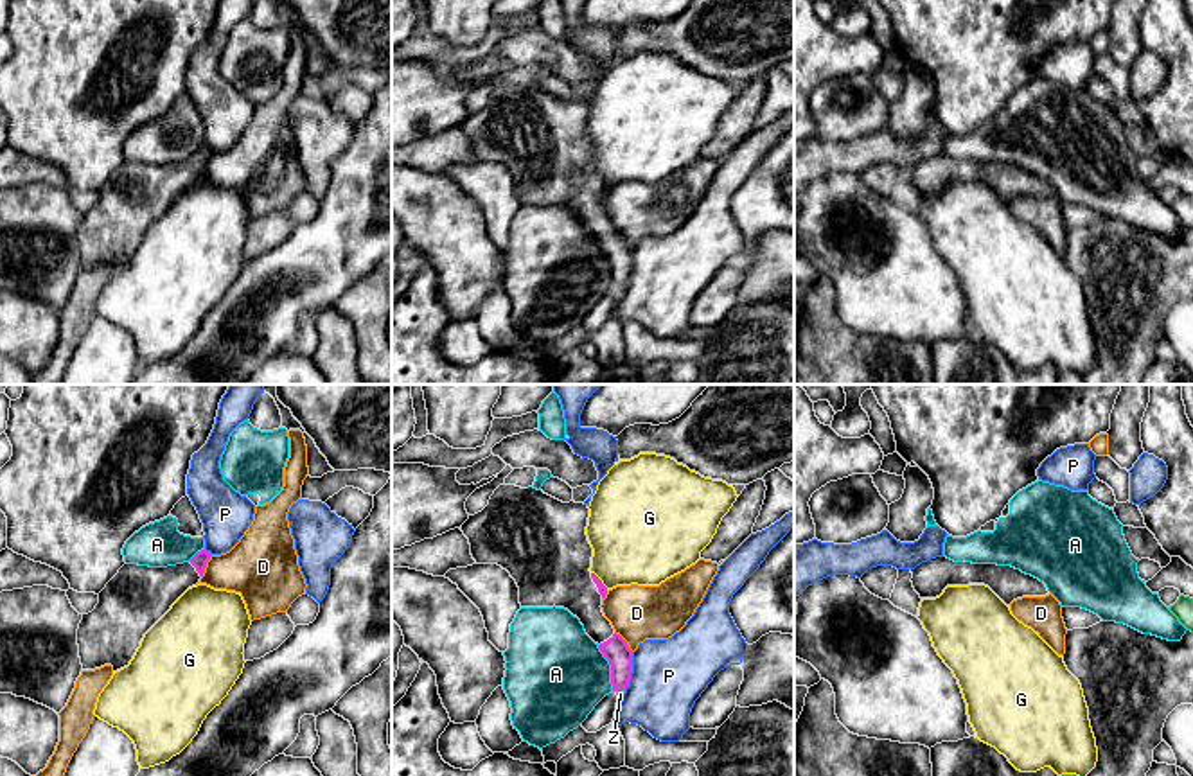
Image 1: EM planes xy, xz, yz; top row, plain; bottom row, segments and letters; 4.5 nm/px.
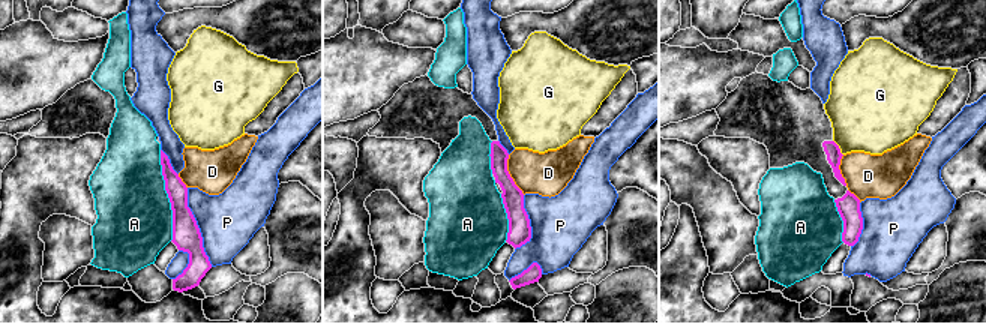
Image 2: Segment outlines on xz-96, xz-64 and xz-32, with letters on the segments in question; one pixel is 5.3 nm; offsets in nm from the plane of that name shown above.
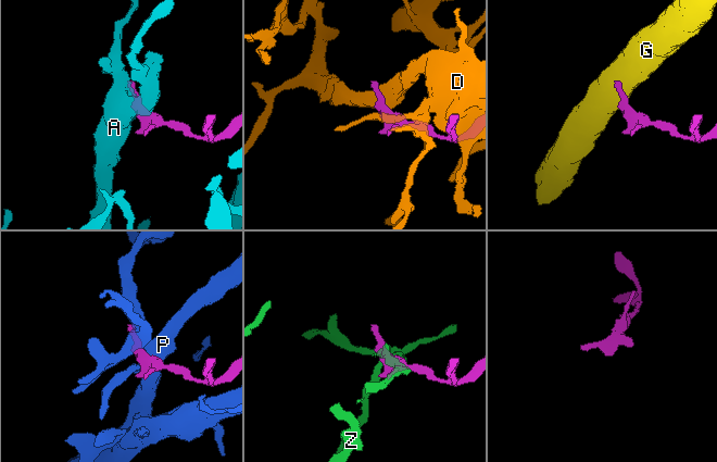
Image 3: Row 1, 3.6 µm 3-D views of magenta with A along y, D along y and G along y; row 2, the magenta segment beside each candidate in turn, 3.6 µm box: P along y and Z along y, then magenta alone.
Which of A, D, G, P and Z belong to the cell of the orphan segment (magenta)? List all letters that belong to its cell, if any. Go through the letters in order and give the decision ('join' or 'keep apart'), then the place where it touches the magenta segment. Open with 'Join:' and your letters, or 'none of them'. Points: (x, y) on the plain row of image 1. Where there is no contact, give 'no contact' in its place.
Join: none of them
A: keep apart | xz (611, 266)
D: keep apart | xy (205, 164)
G: keep apart | xz (600, 178)
P: keep apart | xz (631, 268)
Z: keep apart | xz (620, 288)

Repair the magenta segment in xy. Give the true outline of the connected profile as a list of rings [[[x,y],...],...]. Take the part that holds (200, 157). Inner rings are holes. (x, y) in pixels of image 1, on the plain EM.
[[[198,149],[189,160],[149,165],[124,162],[99,190],[99,201],[77,226],[83,268],[111,262],[113,269],[133,257],[144,232],[171,203],[199,180],[212,151]]]

